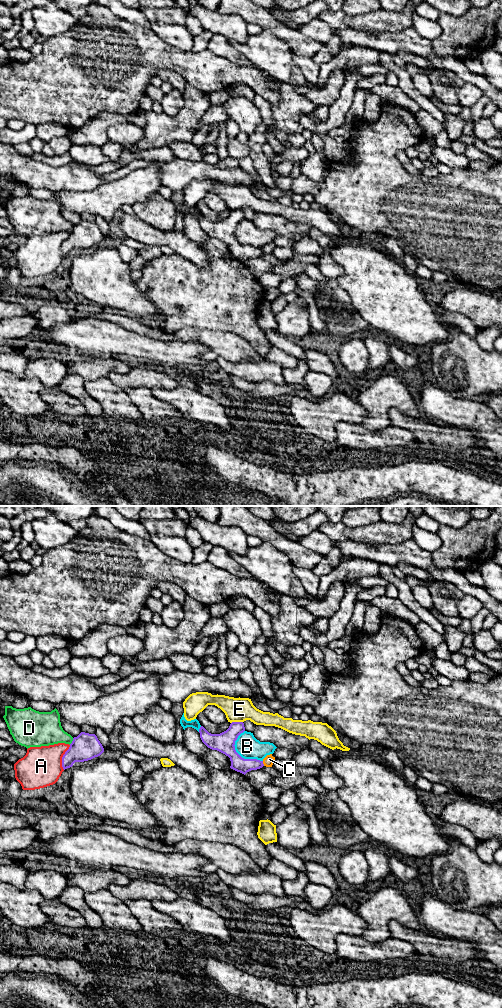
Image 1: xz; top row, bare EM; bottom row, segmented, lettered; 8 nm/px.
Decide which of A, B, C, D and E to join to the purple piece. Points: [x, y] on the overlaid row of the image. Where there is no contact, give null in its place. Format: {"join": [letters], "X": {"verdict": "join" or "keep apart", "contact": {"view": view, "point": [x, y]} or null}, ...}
{"join": [], "A": {"verdict": "keep apart", "contact": {"view": "xz", "point": [62, 757]}}, "B": {"verdict": "keep apart", "contact": {"view": "xz", "point": [238, 754]}}, "C": {"verdict": "keep apart", "contact": {"view": "xz", "point": [262, 763]}}, "D": {"verdict": "keep apart", "contact": {"view": "xz", "point": [72, 741]}}, "E": {"verdict": "keep apart", "contact": {"view": "xz", "point": [236, 722]}}}

